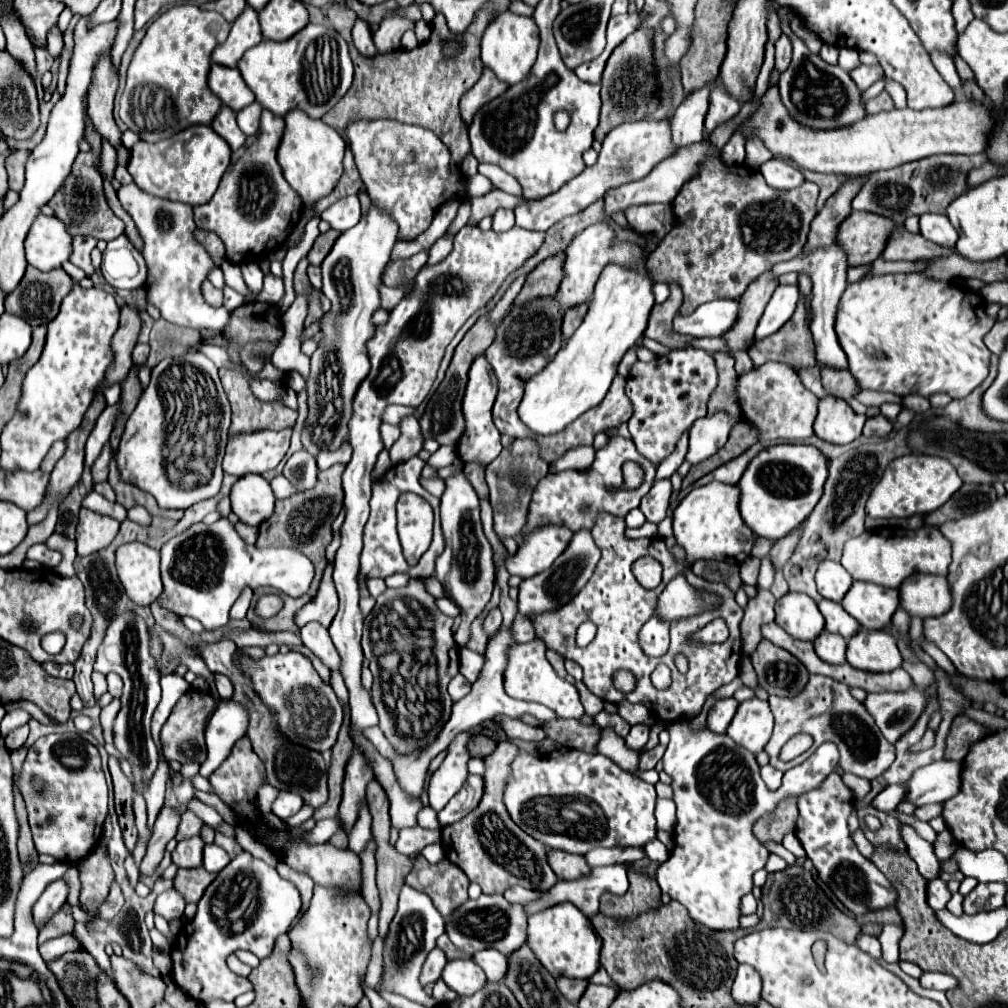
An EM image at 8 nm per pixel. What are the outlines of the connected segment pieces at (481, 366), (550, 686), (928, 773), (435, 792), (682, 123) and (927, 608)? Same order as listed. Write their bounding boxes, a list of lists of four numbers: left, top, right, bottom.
[[457,356,503,466],[505,640,583,719],[905,758,963,806],[429,732,471,812],[671,86,709,148],[899,574,951,616]]

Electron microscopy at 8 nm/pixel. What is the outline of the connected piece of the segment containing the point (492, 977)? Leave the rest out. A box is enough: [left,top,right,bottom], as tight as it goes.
[473,948,509,982]

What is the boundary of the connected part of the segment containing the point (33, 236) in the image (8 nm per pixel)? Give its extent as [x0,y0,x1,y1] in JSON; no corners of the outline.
[25,214,71,272]

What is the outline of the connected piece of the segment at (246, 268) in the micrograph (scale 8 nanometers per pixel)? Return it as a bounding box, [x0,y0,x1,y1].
[241,262,263,294]

